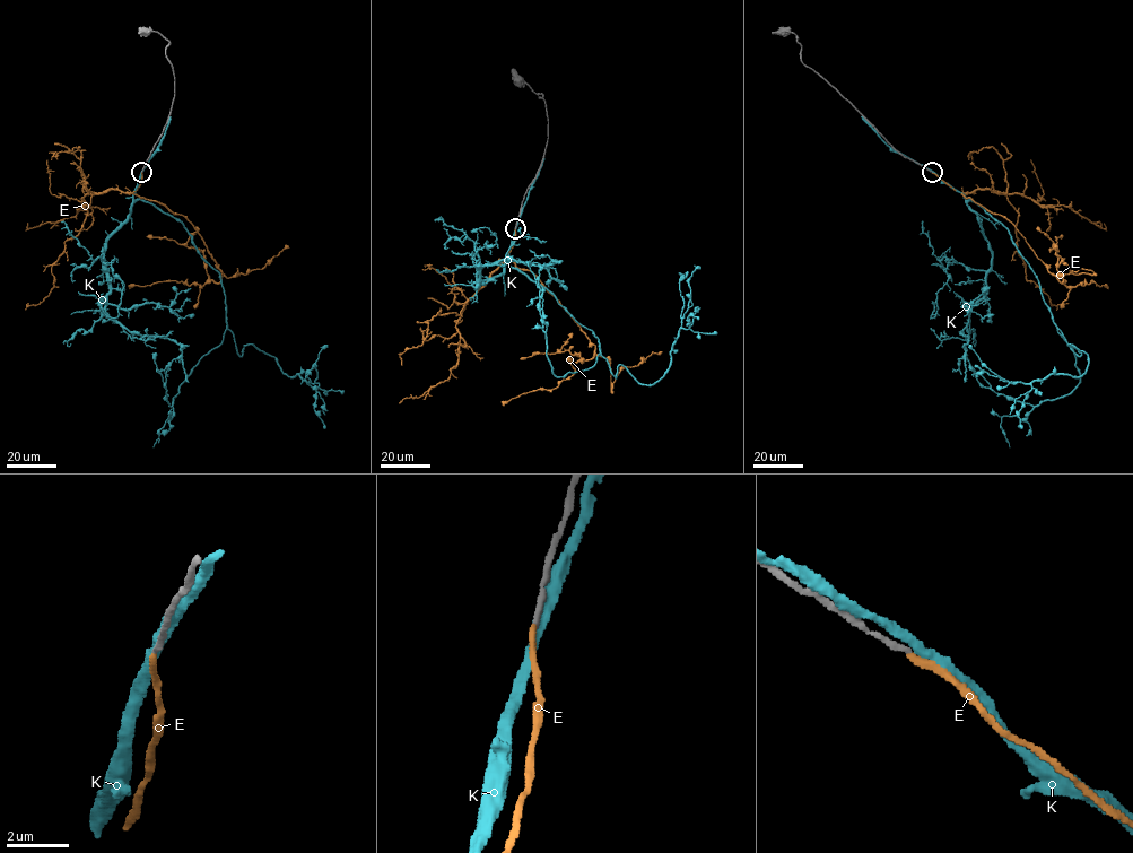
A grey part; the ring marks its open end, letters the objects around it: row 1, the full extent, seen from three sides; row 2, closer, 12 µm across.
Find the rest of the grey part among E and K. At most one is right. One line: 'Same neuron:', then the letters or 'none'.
Same neuron: none

